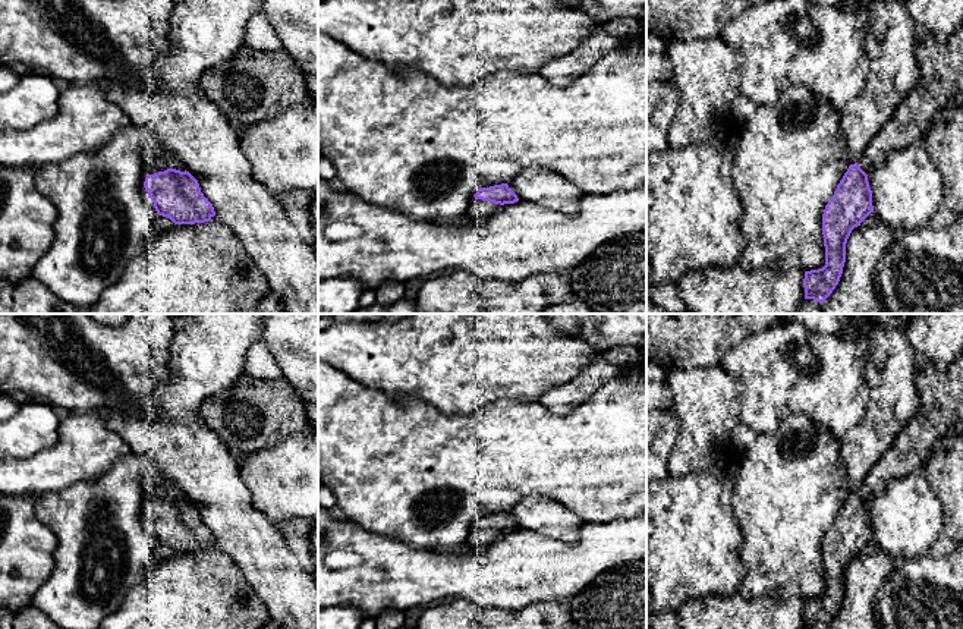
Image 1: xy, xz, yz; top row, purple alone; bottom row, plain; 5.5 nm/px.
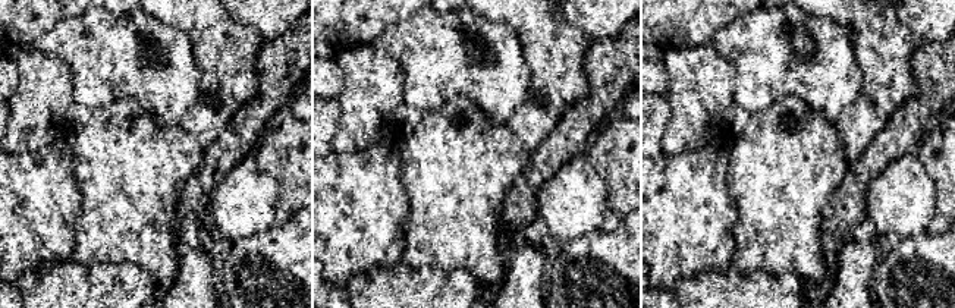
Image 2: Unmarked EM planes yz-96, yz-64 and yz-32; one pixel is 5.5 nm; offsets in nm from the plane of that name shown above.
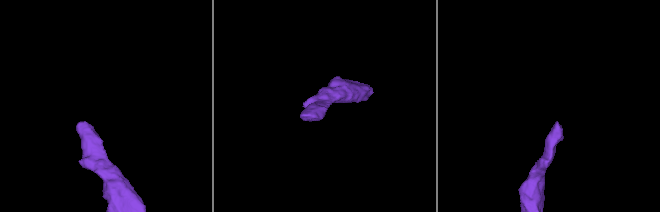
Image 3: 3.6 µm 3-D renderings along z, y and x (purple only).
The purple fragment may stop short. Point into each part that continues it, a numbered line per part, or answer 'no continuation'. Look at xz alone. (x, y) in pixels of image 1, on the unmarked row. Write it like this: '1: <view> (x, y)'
1: xz (481, 538)

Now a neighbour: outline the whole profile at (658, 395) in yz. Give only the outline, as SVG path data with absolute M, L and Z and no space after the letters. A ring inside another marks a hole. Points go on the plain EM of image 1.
M646 380L646 411L671 411L673 393L667 380Z

